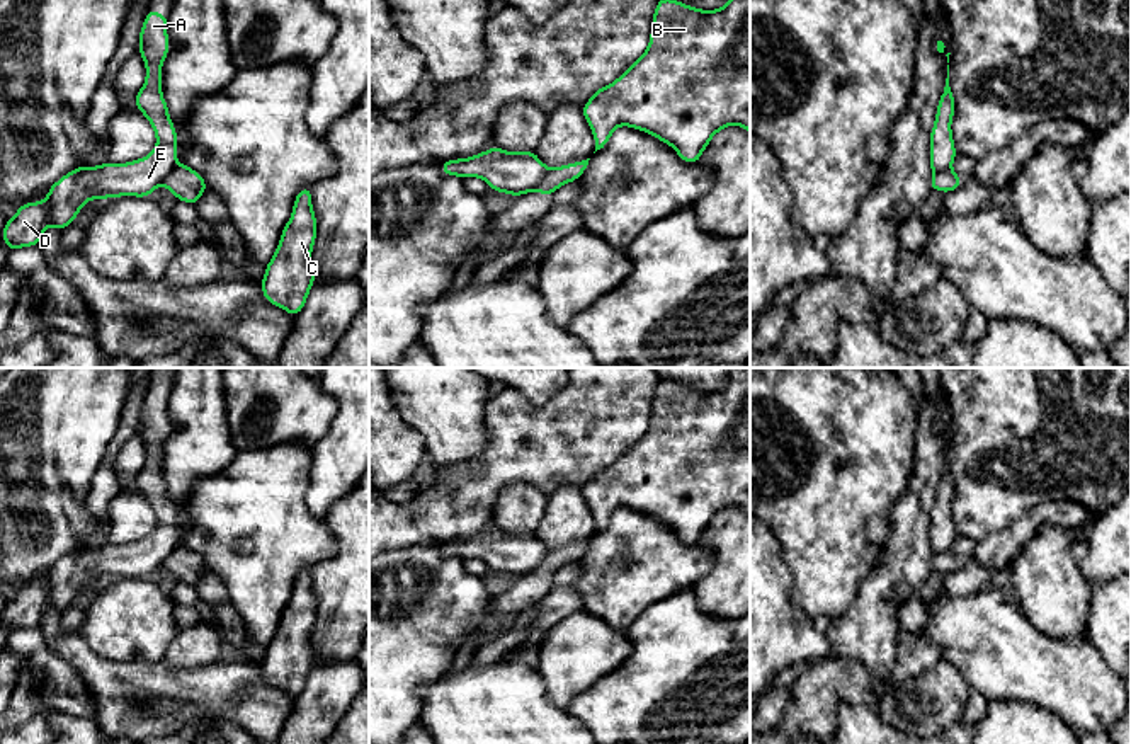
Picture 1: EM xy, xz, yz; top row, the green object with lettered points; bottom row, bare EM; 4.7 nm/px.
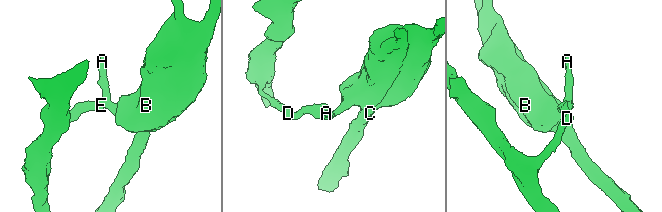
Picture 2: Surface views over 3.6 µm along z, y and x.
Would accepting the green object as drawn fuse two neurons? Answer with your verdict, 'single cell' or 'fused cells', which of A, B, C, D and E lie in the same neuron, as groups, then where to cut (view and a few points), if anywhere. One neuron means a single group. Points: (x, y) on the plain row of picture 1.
fused cells; A D E / B C; cut in xz along (550, 550), (536, 569)

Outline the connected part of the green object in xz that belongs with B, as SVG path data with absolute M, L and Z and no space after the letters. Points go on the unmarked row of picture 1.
M750 368L736 371L730 383L716 392L660 380L646 432L617 461L600 468L582 494L594 514L595 533L605 528L616 509L631 507L670 526L687 545L699 543L711 519L725 507L742 507L750 514Z

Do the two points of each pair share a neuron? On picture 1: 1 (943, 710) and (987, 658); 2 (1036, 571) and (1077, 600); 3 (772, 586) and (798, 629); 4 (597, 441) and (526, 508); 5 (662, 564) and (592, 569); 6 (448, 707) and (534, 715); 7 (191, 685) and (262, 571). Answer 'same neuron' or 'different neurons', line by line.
1: different neurons
2: same neuron
3: same neuron
4: different neurons
5: same neuron
6: same neuron
7: different neurons

